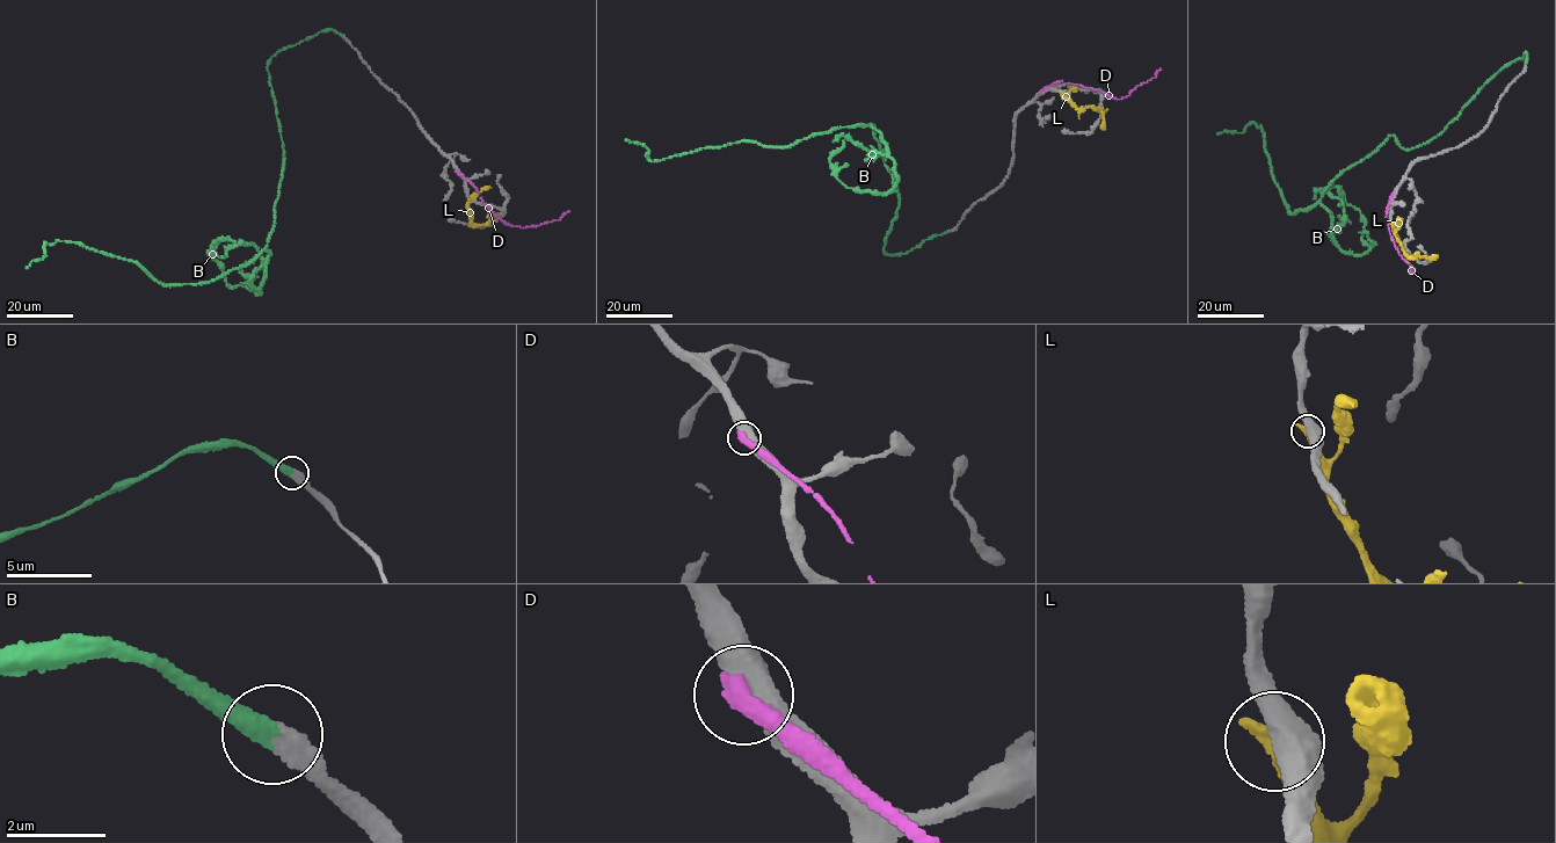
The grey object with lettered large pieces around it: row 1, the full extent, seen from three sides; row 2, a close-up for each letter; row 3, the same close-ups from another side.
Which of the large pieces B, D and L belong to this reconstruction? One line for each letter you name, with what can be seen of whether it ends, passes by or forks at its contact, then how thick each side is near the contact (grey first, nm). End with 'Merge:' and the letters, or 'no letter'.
B: It ends there. Thickness 400 nm (grey) against 400 nm
Merge: B

